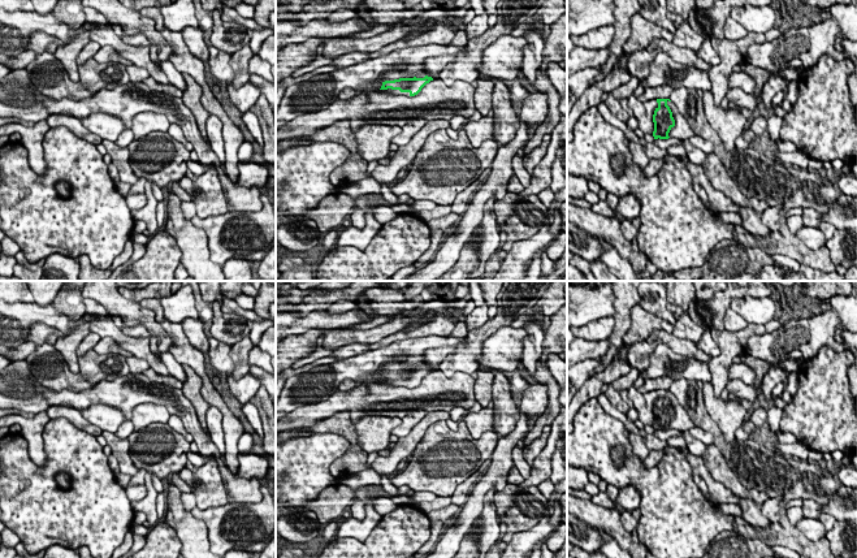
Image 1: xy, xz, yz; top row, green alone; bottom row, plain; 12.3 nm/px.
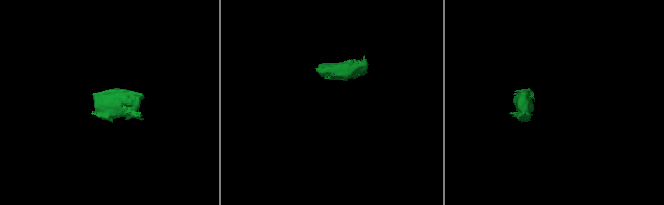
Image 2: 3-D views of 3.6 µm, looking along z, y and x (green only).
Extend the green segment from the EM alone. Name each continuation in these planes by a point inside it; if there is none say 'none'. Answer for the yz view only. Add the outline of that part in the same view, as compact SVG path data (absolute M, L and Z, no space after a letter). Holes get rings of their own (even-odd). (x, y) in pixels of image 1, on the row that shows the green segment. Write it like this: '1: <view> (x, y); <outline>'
1: yz (682, 130); M667 100L667 105L670 107L672 112L672 117L675 120L675 126L671 127L668 137L670 138L678 138L680 140L685 140L688 138L694 137L694 131L692 130L688 121L679 113L676 105L672 101Z

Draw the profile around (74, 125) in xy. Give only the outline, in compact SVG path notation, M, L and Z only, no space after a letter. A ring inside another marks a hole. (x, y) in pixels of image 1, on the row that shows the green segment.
M51 114L47 118L47 124L49 125L49 127L65 126L81 139L86 139L95 146L98 146L101 140L98 135L90 133L82 125L81 120L75 117L69 117L65 114Z

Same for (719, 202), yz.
M671 146L667 148L668 155L681 156L687 161L687 168L693 178L694 185L700 185L707 194L710 202L710 211L715 215L720 212L736 212L739 213L739 204L728 198L722 191L713 187L702 165L689 161L685 148L683 146Z

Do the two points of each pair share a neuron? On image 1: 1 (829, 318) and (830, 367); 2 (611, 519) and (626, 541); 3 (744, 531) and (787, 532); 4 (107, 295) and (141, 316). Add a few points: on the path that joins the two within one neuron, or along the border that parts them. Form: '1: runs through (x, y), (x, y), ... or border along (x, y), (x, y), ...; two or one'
1: border along (843, 350), (822, 346), (803, 362); two
2: runs through (611, 524), (622, 536); one
3: runs through (754, 535), (777, 535); one
4: runs through (115, 302), (133, 314); one

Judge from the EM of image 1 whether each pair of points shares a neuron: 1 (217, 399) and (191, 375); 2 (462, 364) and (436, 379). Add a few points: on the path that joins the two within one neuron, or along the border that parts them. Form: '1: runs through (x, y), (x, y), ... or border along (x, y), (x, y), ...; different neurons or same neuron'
1: border along (182, 364), (199, 376), (200, 396), (210, 405); different neurons
2: border along (438, 370), (446, 376), (474, 372); different neurons

